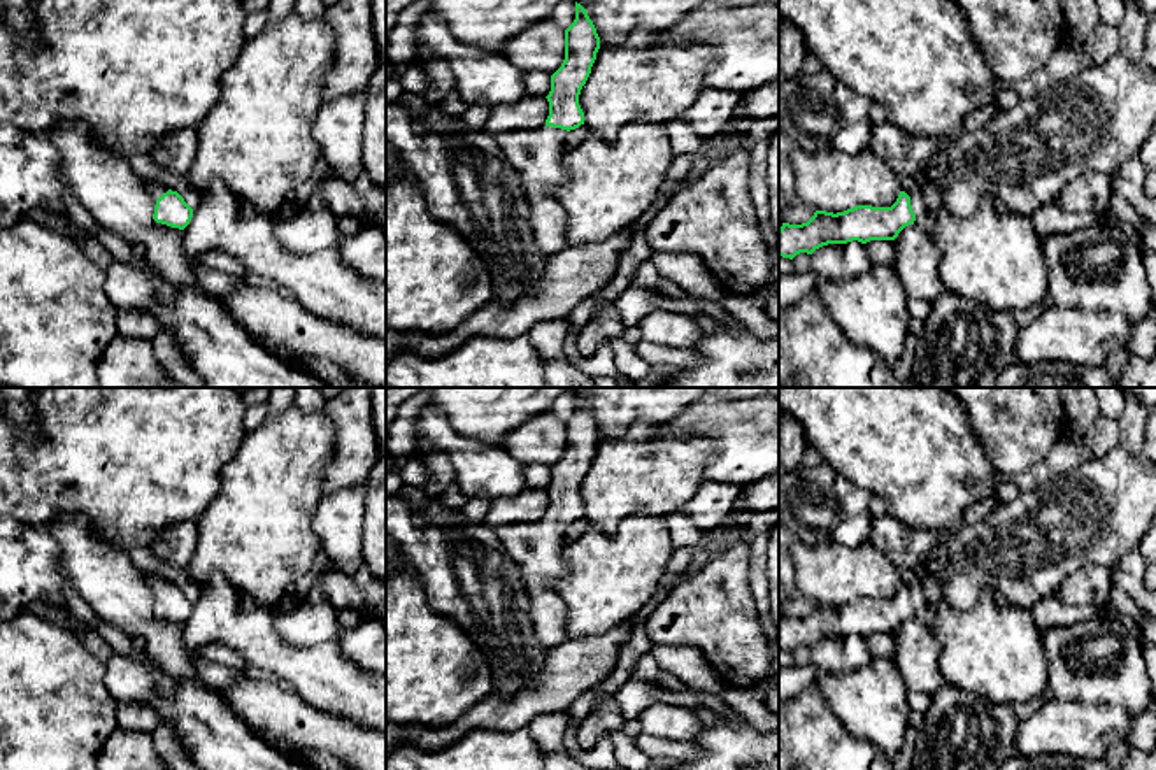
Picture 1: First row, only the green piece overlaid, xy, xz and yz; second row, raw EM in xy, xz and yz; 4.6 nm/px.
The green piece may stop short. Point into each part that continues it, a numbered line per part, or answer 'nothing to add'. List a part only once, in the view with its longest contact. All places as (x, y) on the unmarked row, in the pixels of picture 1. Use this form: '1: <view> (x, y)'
1: xz (537, 549)

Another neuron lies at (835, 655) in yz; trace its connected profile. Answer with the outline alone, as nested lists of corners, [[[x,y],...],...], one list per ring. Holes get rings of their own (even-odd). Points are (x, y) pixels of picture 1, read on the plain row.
[[[853,633],[847,637],[828,637],[810,647],[810,661],[826,672],[858,670],[870,663],[872,656],[865,637]]]

